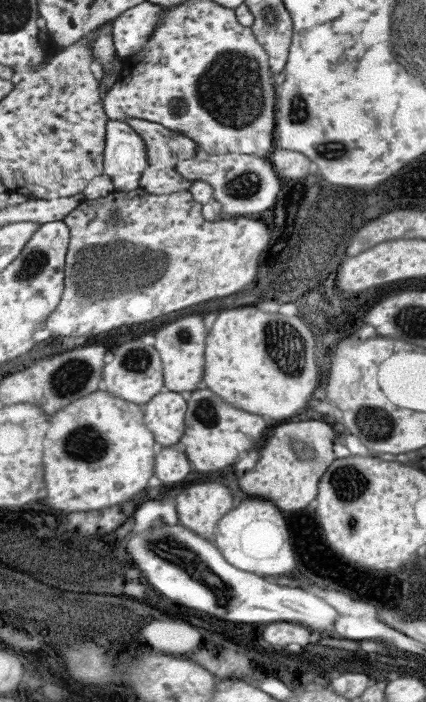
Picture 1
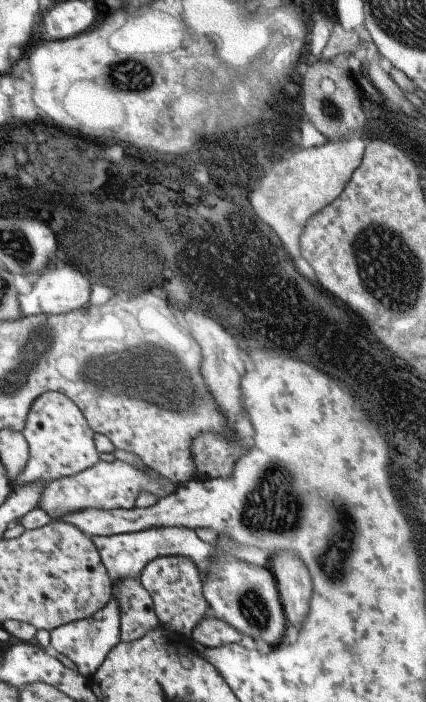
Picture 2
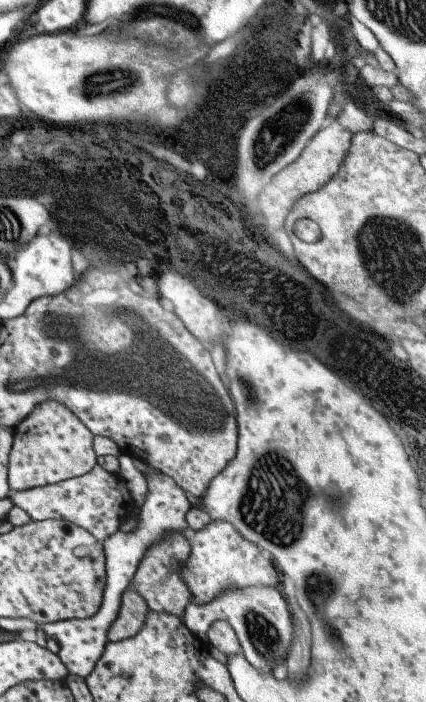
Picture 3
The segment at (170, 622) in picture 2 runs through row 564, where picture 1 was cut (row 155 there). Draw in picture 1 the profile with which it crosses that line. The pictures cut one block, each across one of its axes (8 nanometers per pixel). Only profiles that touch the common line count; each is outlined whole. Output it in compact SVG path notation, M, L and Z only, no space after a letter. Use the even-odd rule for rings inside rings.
M129 117L126 118L126 122L138 132L138 135L145 140L146 144L148 167L142 174L140 186L151 194L173 194L182 190L189 190L192 181L176 171L176 166L180 161L200 155L201 151L198 144L192 138L155 121Z

